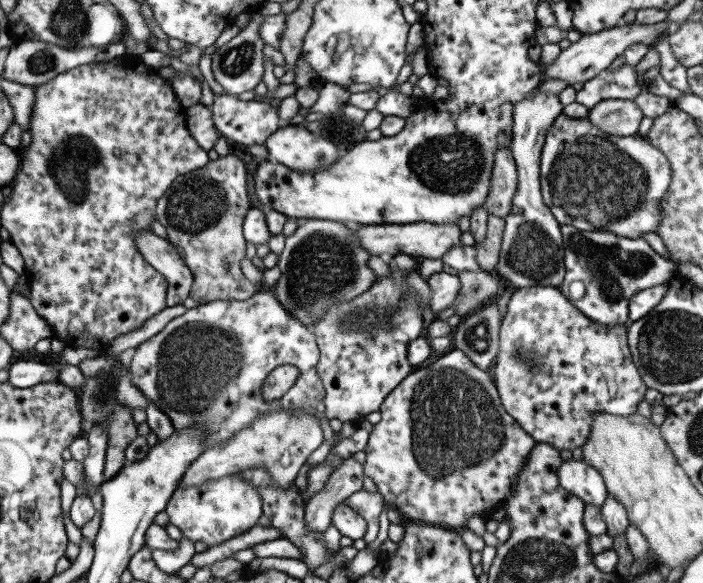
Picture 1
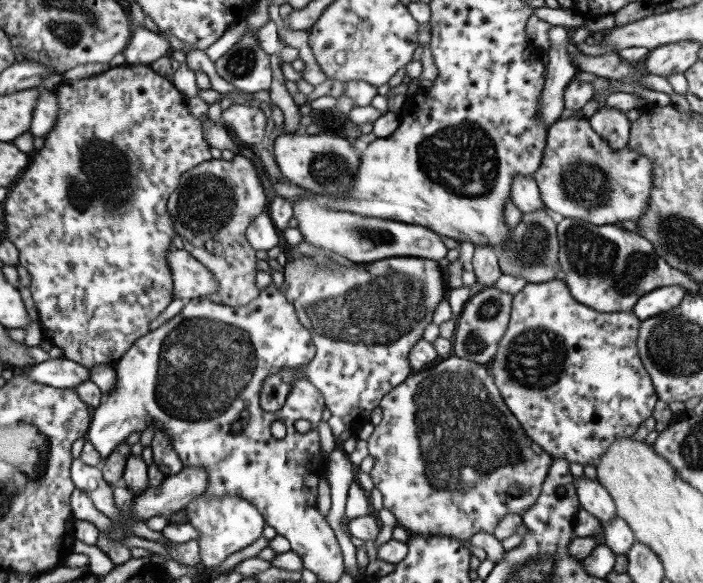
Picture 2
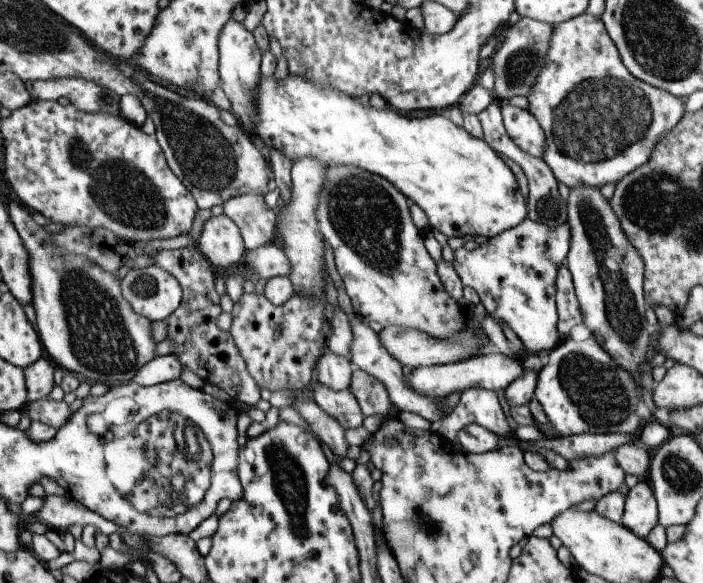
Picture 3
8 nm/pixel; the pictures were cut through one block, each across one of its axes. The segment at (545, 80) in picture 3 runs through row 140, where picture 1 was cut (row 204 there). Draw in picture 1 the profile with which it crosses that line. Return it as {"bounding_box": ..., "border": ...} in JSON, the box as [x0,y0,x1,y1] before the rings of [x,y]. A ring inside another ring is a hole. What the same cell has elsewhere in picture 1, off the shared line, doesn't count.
{"bounding_box":[538,113,671,238],"border":[[[563,113],[557,115],[557,118],[553,121],[553,124],[545,133],[545,139],[543,140],[543,147],[540,151],[540,161],[538,166],[538,173],[540,174],[540,193],[542,196],[543,204],[547,205],[547,208],[551,211],[551,214],[555,217],[555,220],[561,225],[571,225],[577,230],[588,231],[607,231],[616,234],[618,237],[625,238],[637,238],[642,236],[646,232],[654,232],[655,227],[659,224],[660,208],[659,201],[663,194],[666,193],[669,181],[671,180],[671,169],[667,162],[667,157],[664,154],[655,149],[655,147],[649,145],[644,138],[641,138],[638,134],[625,137],[612,136],[602,131],[599,131],[594,124],[591,124],[587,118],[569,118]]]}

